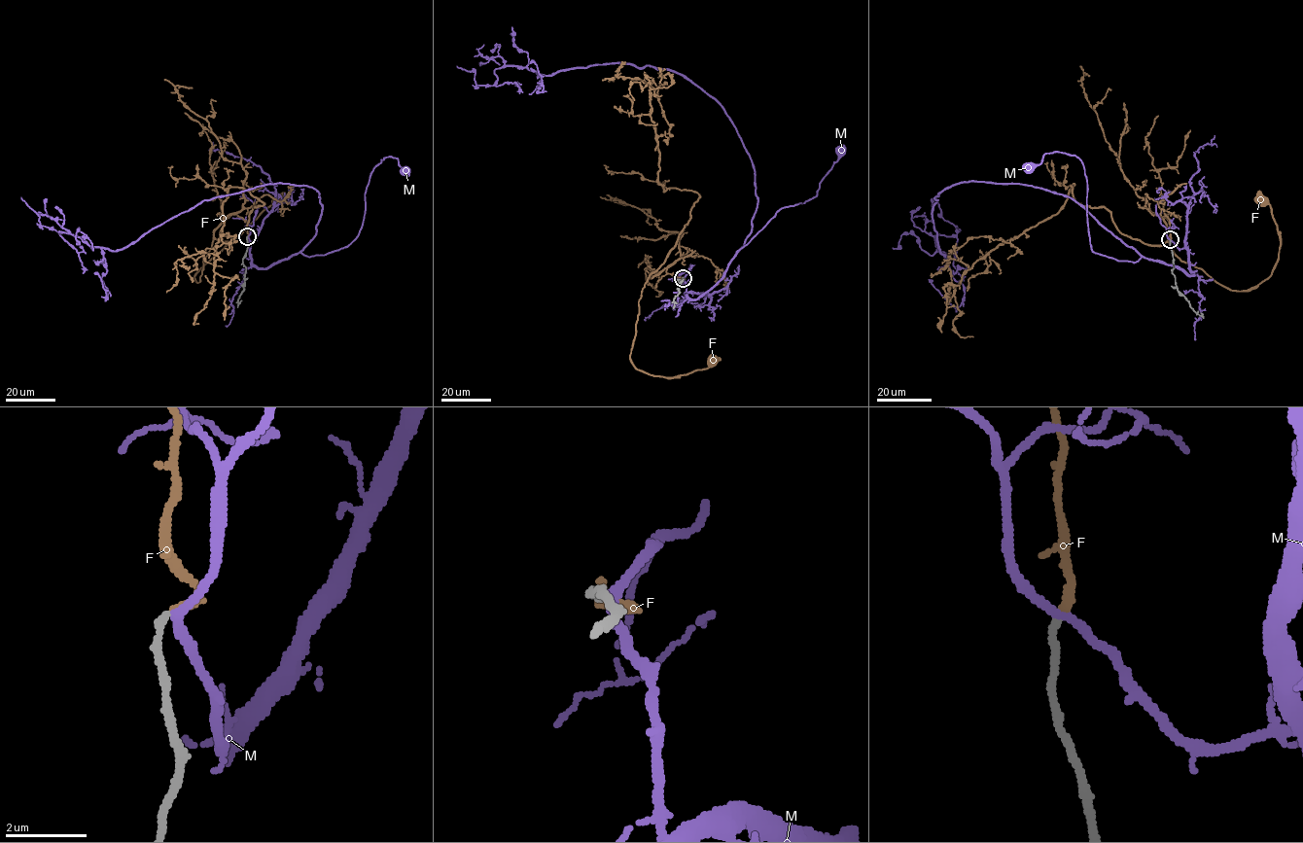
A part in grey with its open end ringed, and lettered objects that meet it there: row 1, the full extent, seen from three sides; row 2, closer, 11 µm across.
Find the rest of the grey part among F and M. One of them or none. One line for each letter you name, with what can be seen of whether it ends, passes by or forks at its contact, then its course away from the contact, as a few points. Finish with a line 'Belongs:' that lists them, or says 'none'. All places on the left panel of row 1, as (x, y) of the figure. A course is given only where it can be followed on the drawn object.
F: it ends there; it runs (247, 236), (248, 224), (229, 214), (214, 233), (200, 281), (194, 280), (202, 267), (276, 201)
Belongs: F

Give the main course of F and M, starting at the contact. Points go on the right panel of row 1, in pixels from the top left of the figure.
F: (1170, 240), (1170, 220), (1159, 216), (1182, 262), (1230, 290), (1254, 288), (1271, 274), (1280, 247), (1263, 201)
M: (1170, 240), (1186, 249), (1193, 275), (1144, 257), (1118, 262), (1095, 253), (1082, 162), (1053, 152), (1029, 165)

